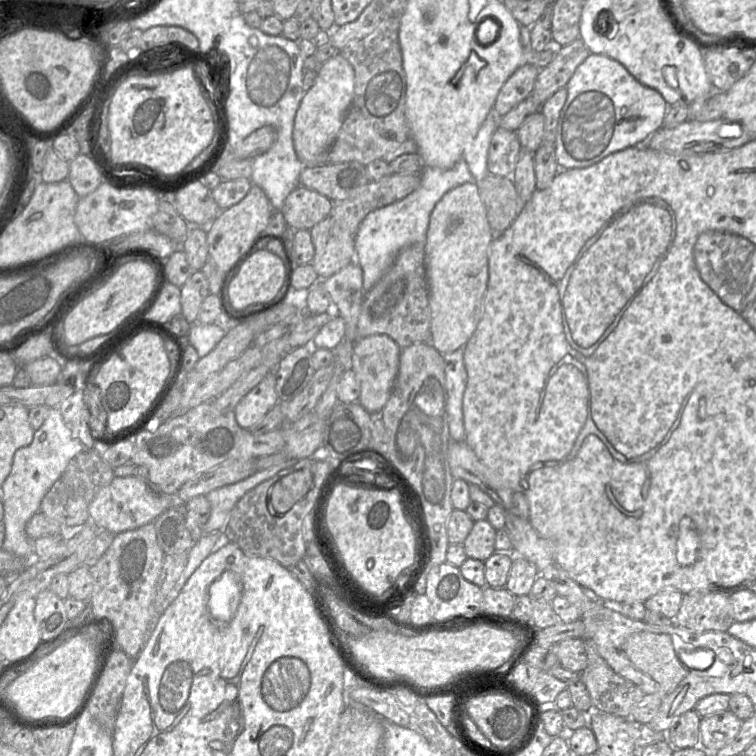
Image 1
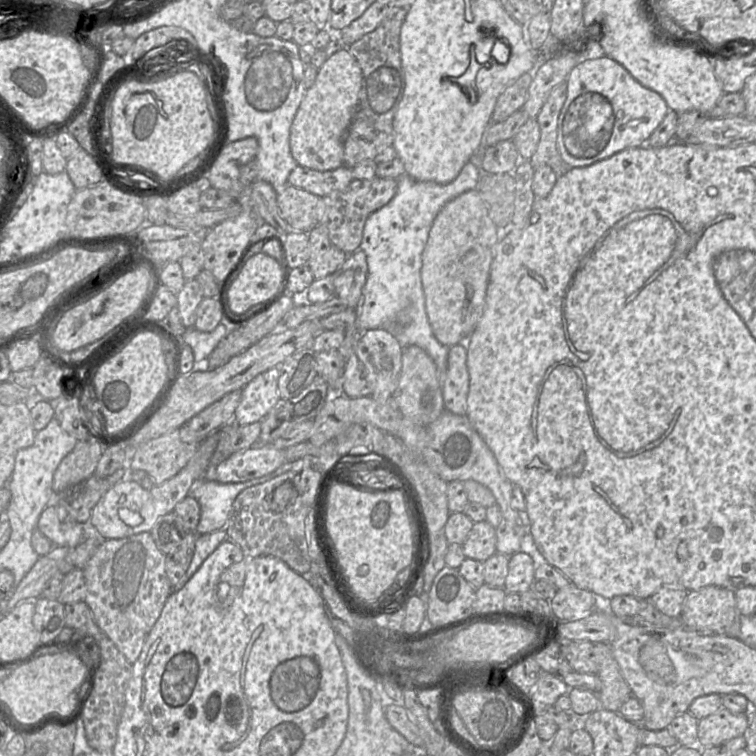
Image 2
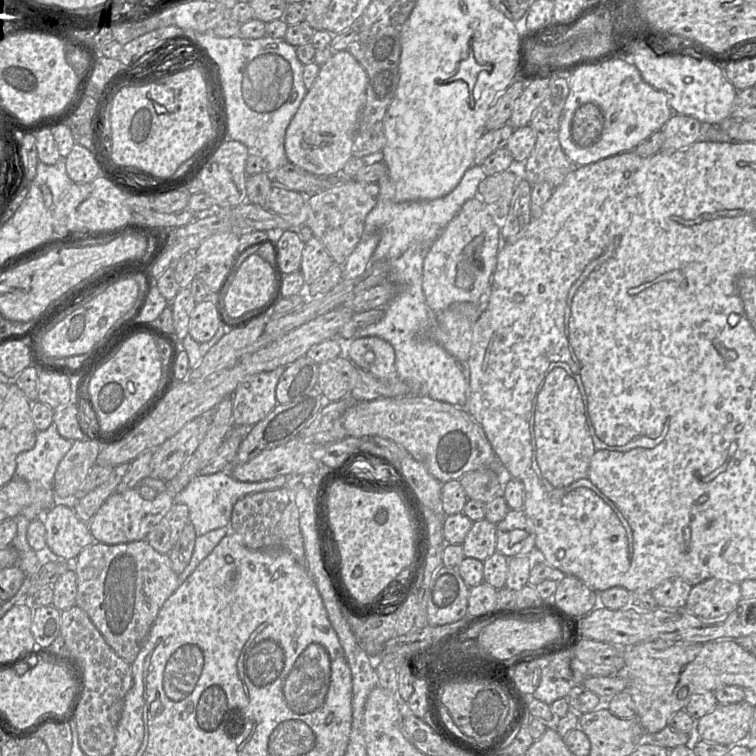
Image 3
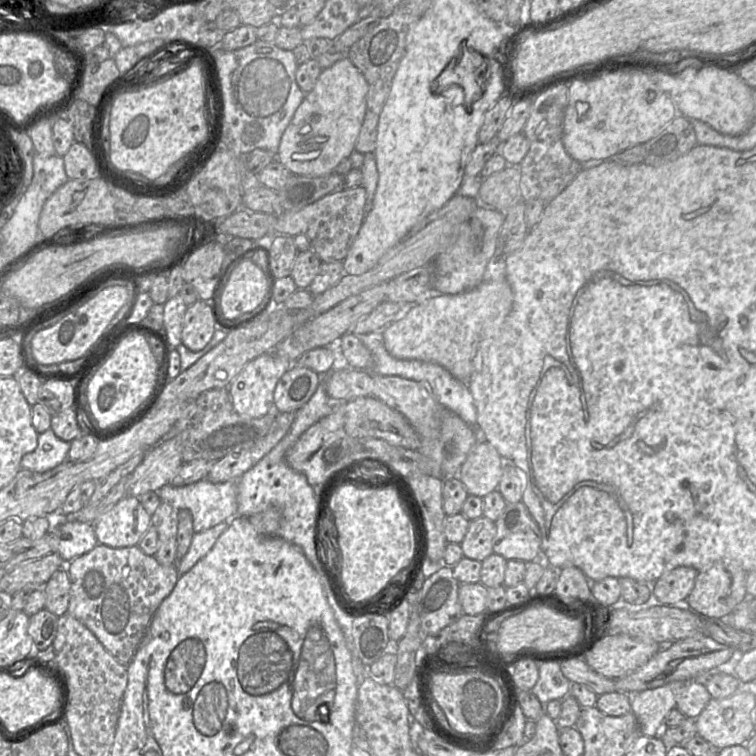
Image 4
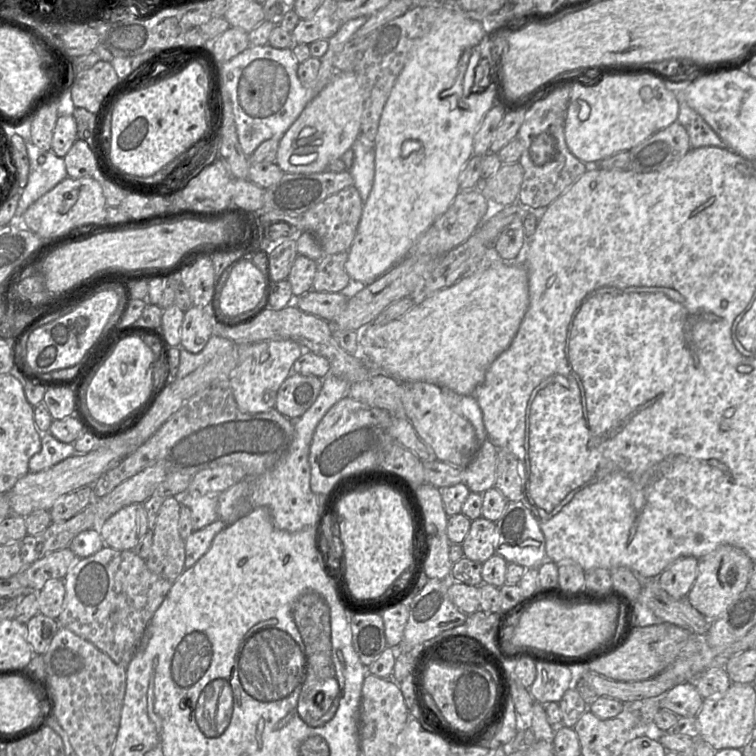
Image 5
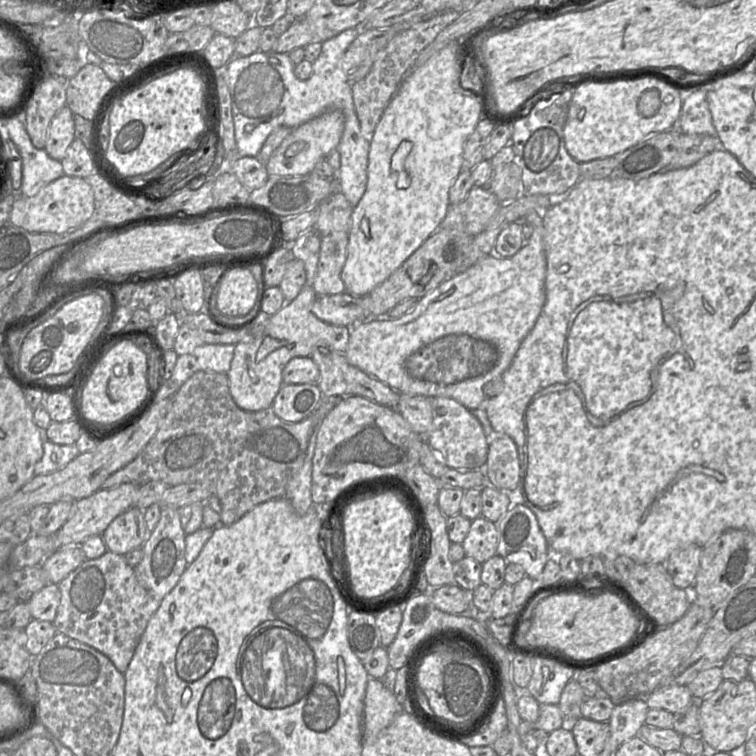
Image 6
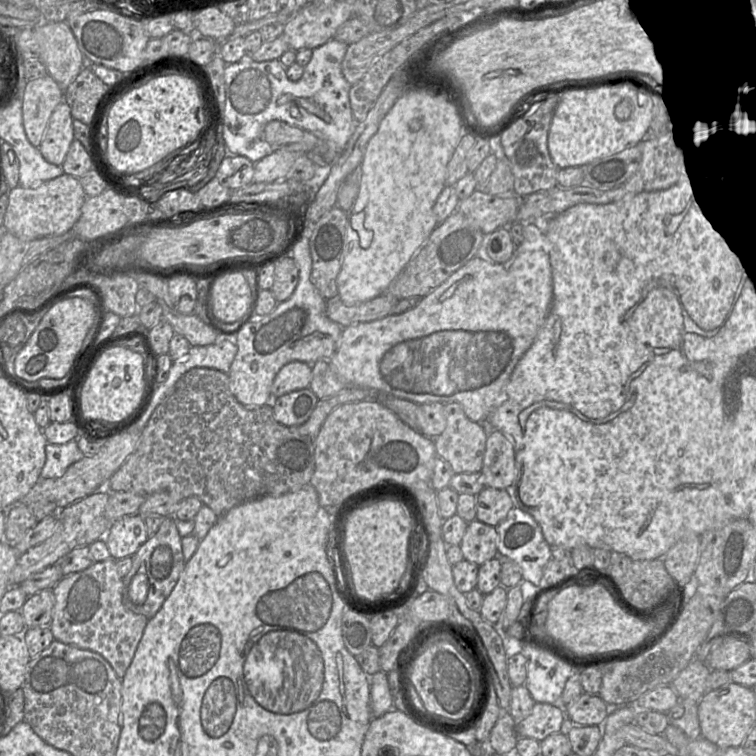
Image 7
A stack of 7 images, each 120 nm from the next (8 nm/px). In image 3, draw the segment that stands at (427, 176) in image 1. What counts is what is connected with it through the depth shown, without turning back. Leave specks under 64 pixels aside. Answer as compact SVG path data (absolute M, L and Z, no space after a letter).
M472 165L458 185L447 195L426 201L399 203L395 201L395 189L389 176L378 180L377 203L368 213L364 222L364 233L378 232L380 241L372 255L372 261L389 262L389 281L396 286L396 295L384 308L383 318L358 332L354 339L376 336L389 342L395 351L395 368L399 379L409 385L409 393L427 395L433 400L449 403L467 409L468 383L461 364L432 338L433 314L427 305L422 289L423 263L437 235L457 215L463 204L478 195L478 186L486 177L480 165Z

